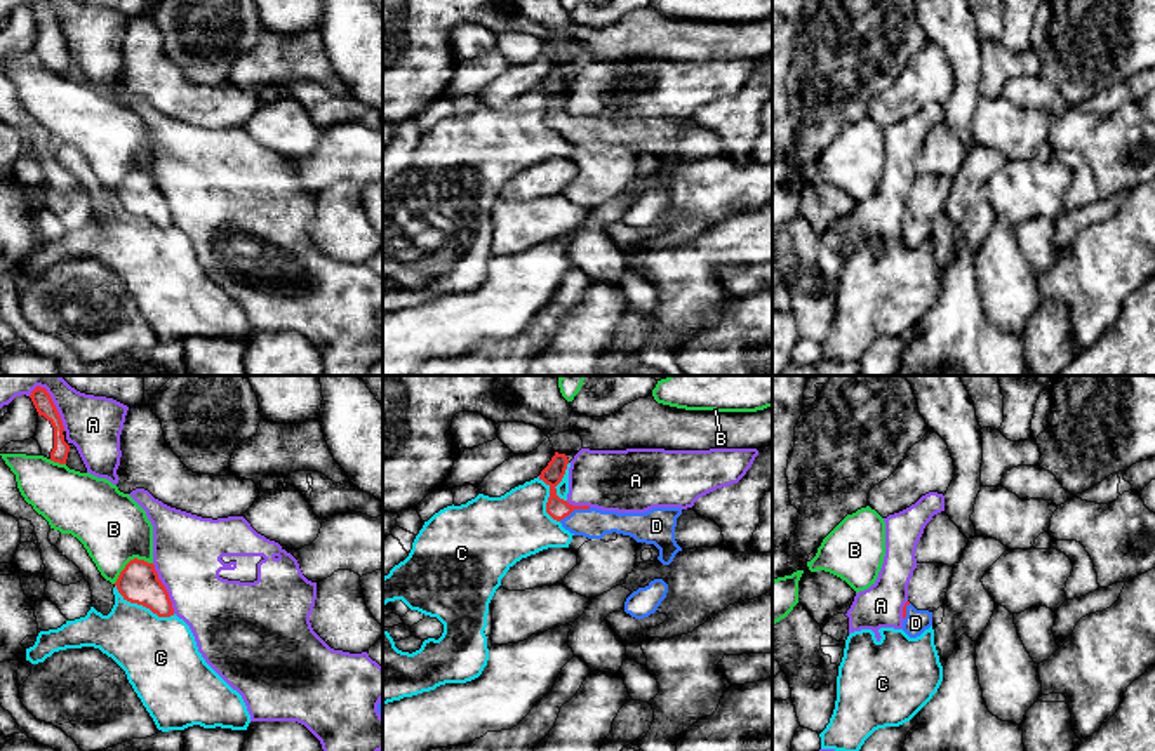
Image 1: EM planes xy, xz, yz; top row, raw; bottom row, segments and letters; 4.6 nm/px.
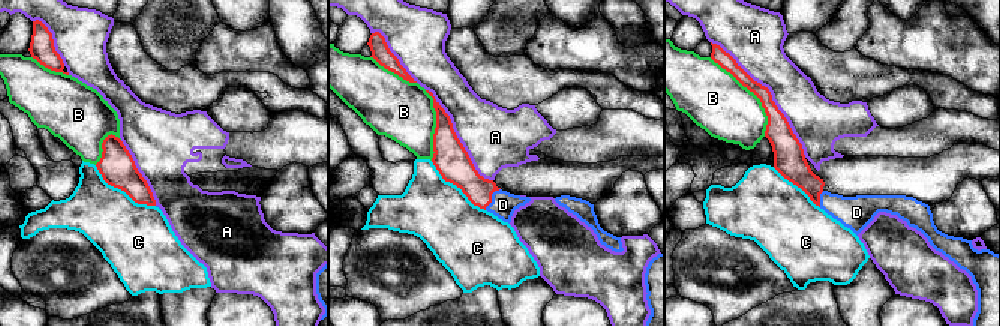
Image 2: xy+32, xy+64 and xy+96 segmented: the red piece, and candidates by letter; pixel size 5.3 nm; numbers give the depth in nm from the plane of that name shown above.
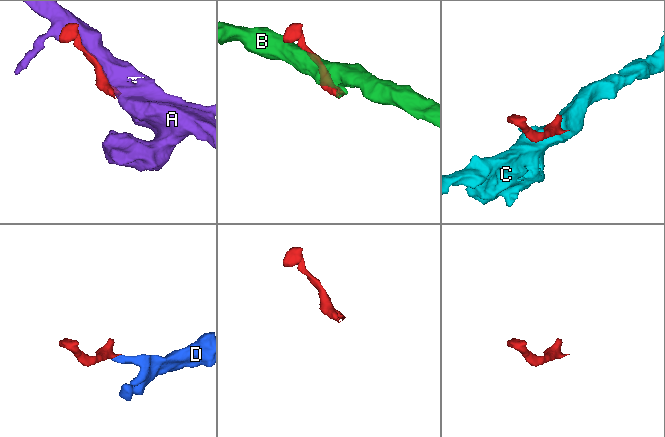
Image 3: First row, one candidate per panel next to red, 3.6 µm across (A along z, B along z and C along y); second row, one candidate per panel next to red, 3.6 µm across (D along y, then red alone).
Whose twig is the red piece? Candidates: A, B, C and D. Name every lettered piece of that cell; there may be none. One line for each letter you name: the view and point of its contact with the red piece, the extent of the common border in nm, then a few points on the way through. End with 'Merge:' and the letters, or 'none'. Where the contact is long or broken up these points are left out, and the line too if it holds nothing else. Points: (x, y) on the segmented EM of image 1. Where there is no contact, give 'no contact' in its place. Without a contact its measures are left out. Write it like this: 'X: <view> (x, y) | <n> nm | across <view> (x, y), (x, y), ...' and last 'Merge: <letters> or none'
D: xz (574, 508) | 160 nm | across xz (552, 475), (554, 498), (574, 508), (594, 524)
Merge: D

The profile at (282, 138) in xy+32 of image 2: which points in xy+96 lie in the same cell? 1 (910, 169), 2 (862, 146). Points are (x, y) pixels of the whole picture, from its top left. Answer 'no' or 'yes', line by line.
1: no
2: yes

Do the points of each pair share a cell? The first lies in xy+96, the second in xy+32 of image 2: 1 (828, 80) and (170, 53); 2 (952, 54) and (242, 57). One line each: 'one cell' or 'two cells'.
1: two cells
2: one cell

